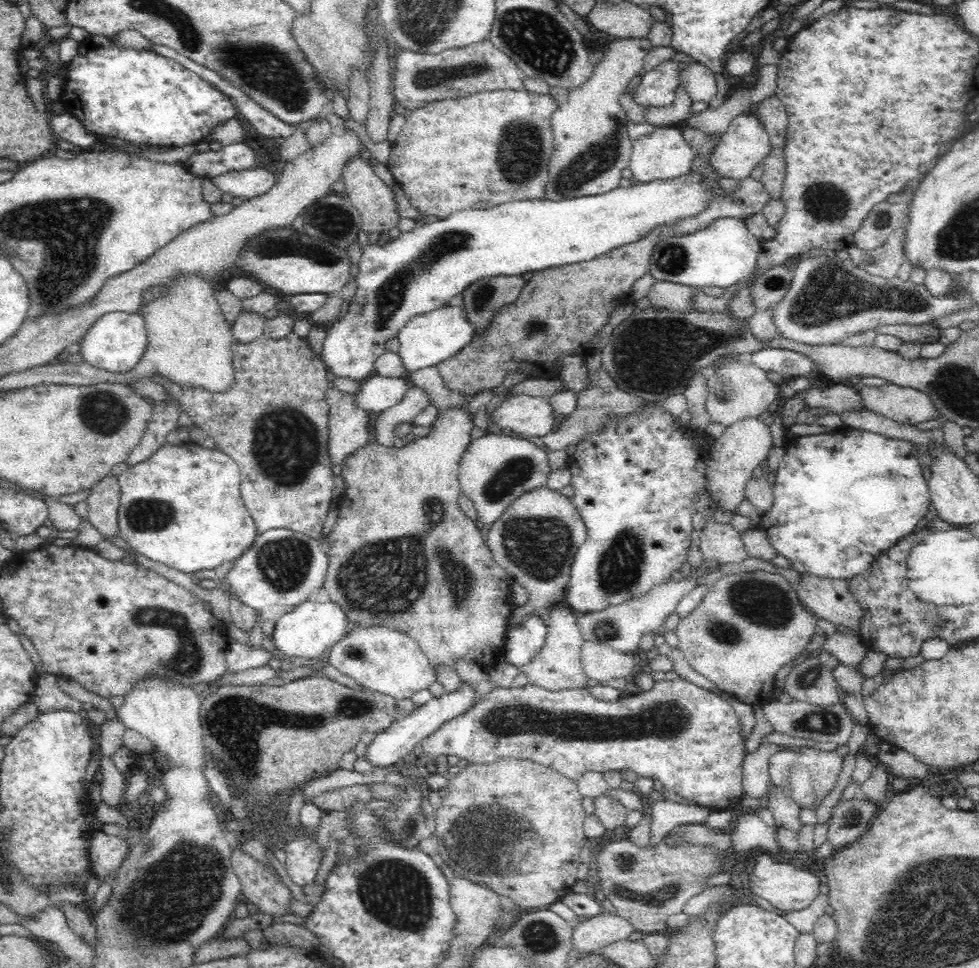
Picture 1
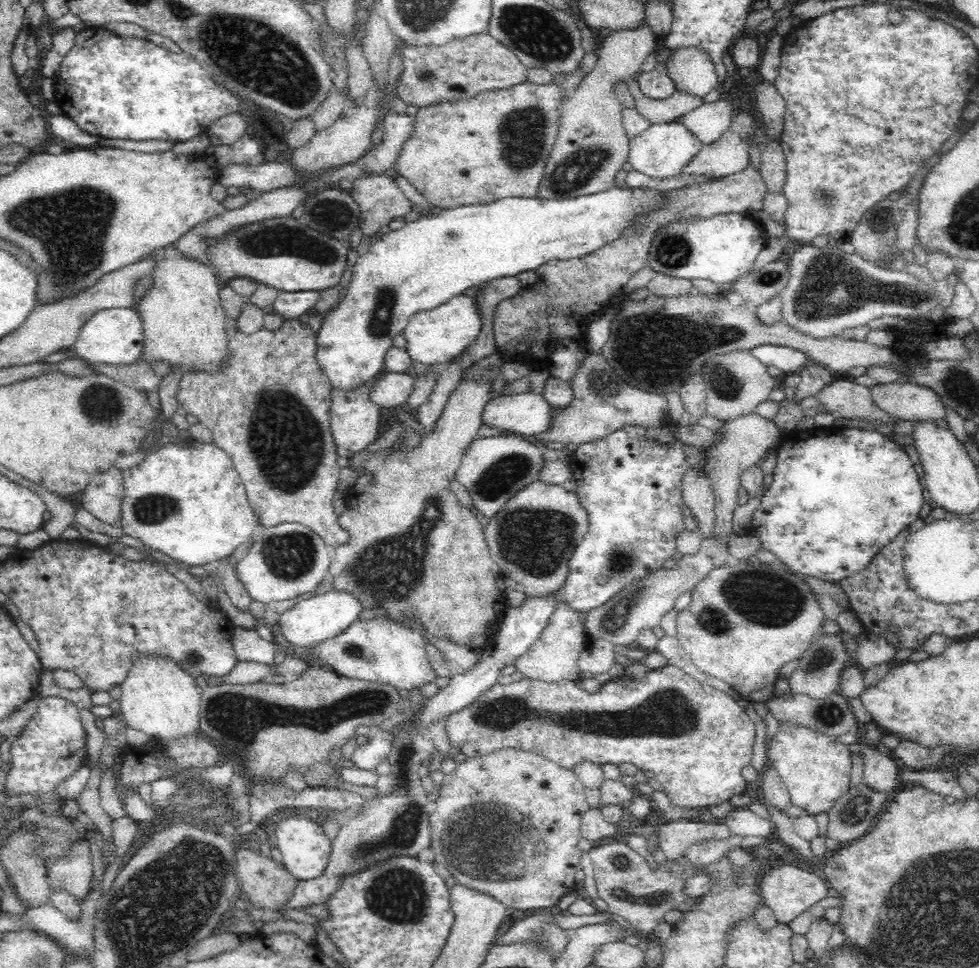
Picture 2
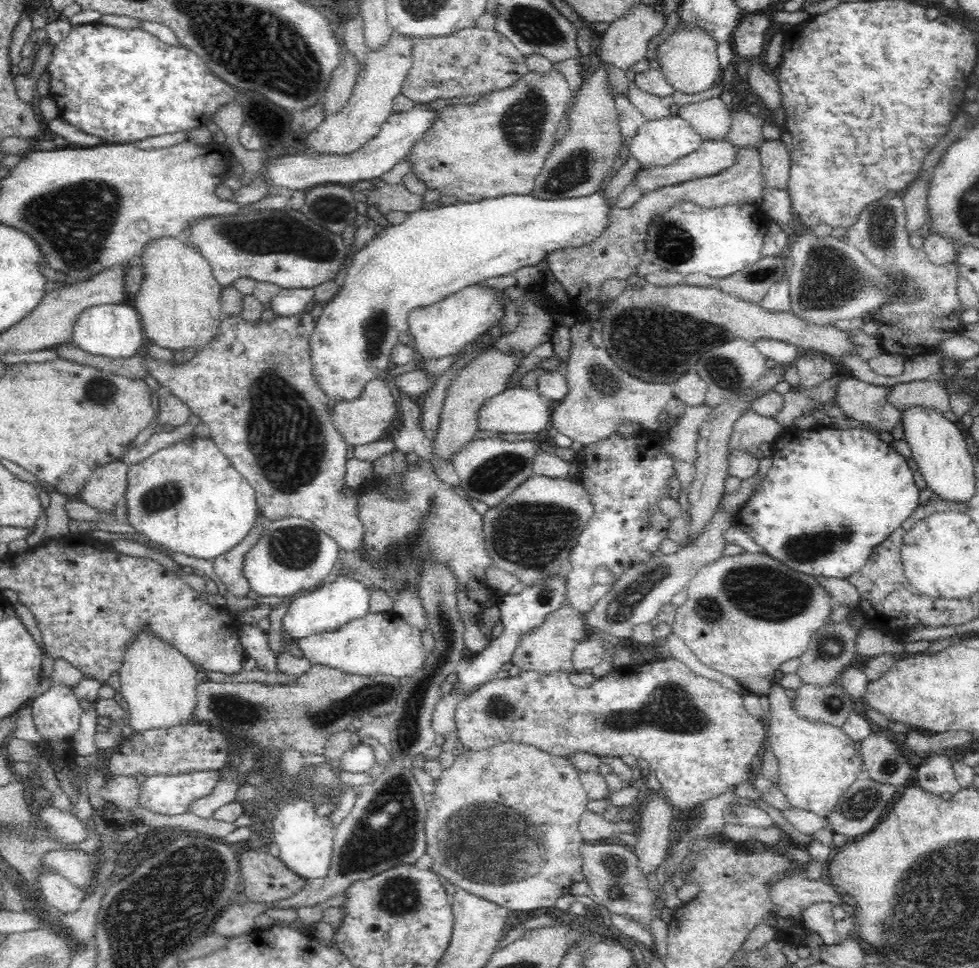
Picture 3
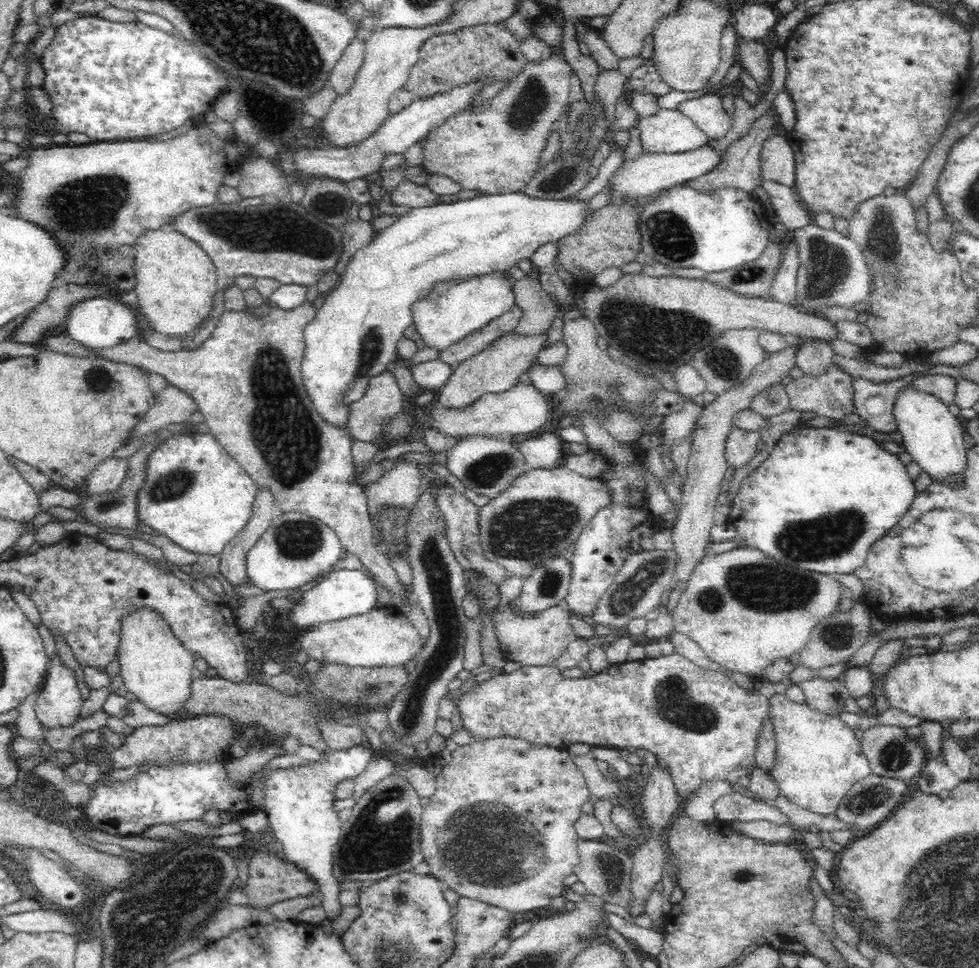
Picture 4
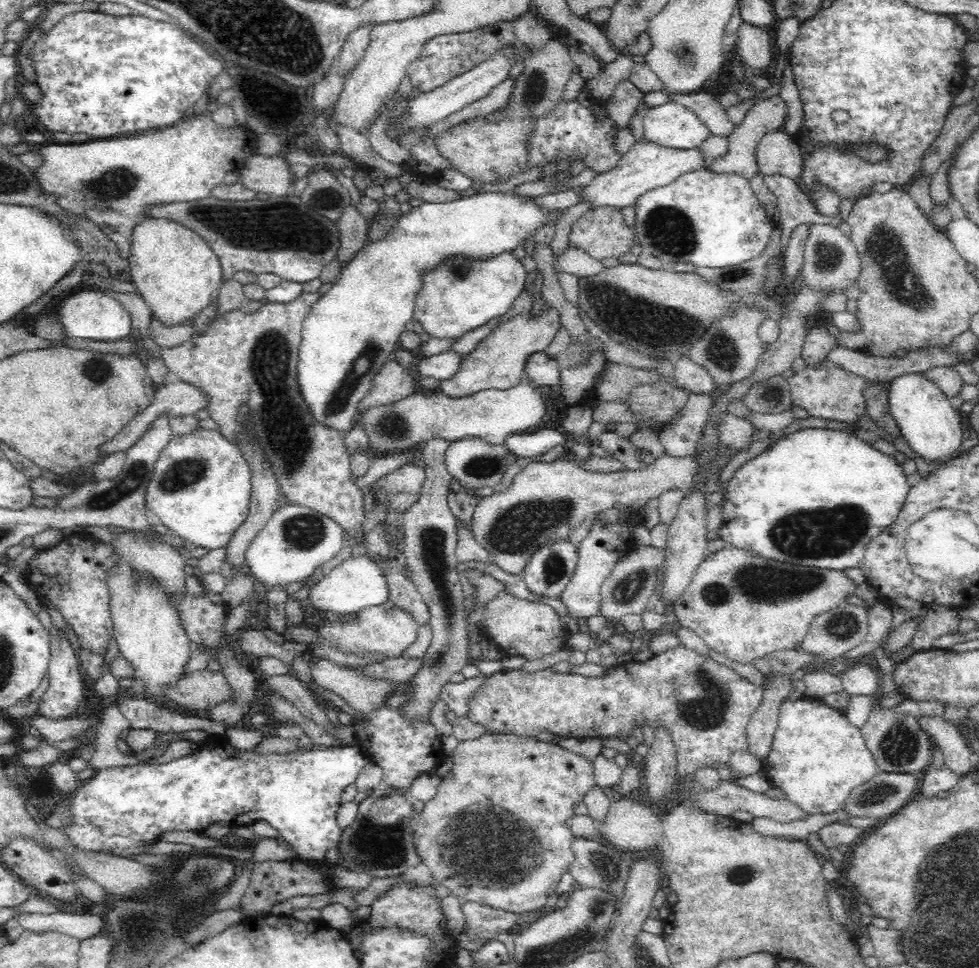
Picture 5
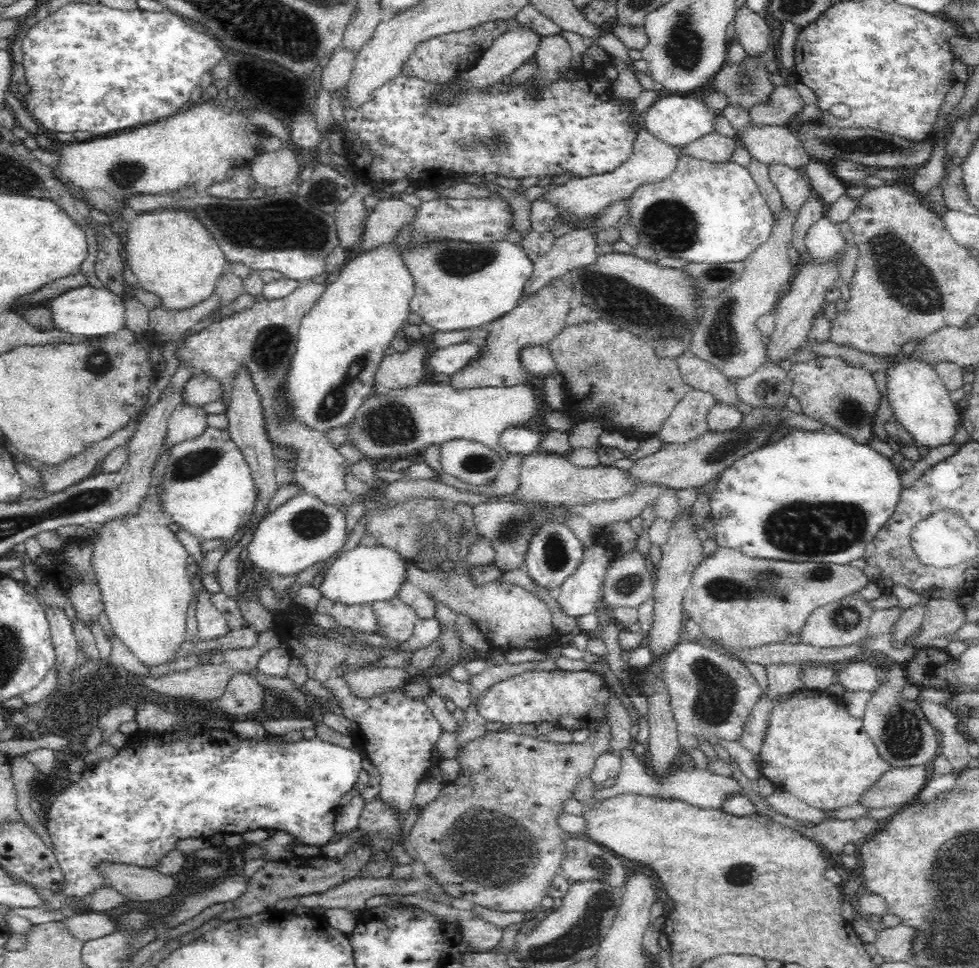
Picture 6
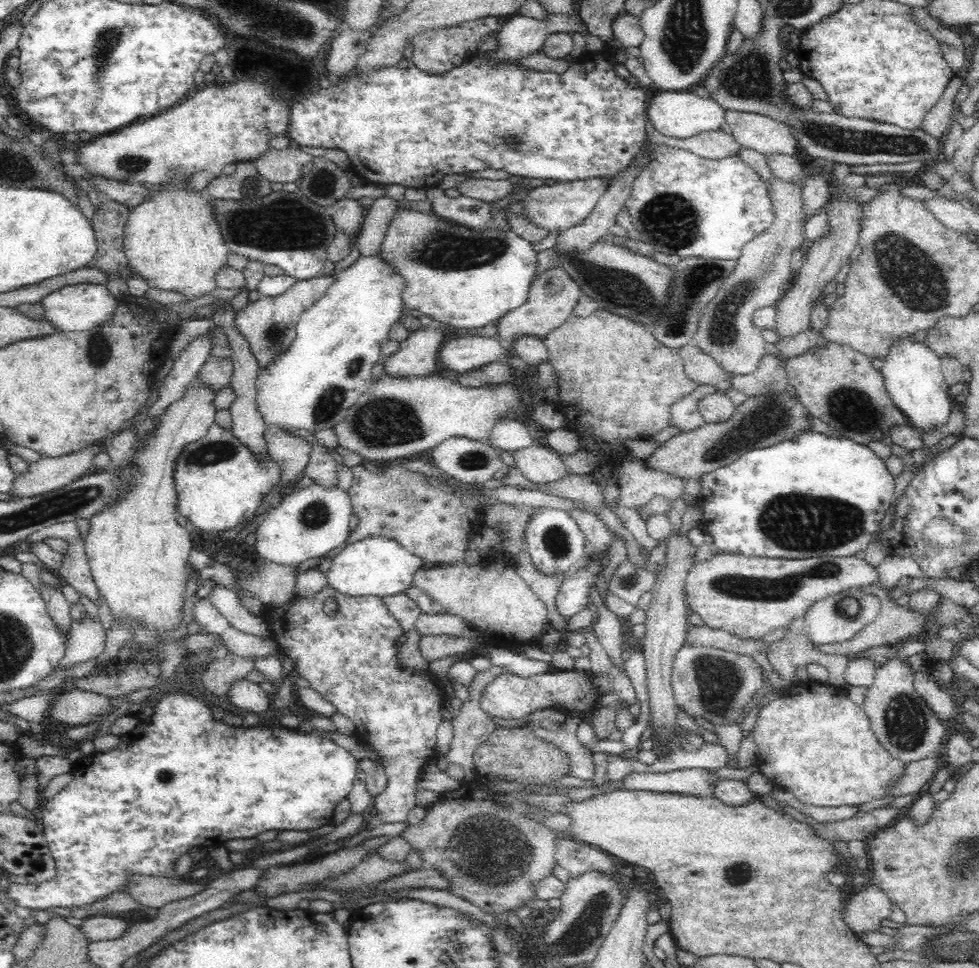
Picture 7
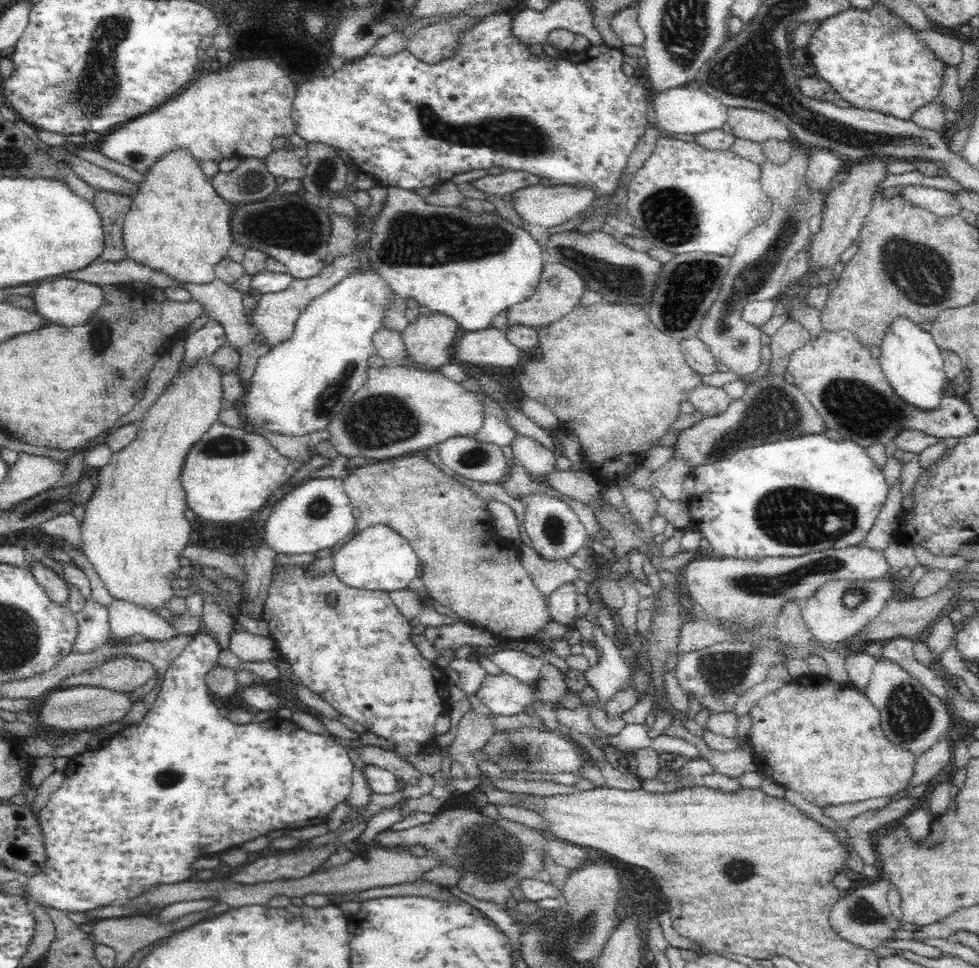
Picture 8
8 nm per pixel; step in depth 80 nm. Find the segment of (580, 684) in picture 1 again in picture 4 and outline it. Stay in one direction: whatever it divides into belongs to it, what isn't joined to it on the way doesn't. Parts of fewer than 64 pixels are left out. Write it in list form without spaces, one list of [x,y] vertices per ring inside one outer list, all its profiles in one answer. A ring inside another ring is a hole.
[[[512,603],[500,604],[490,612],[490,620],[496,630],[496,638],[503,651],[510,652],[510,660],[520,663],[520,666],[546,666],[550,661],[560,656],[570,642],[578,640],[568,619],[568,608],[563,605],[556,605],[545,608],[541,611],[522,611],[520,607],[514,607]]]

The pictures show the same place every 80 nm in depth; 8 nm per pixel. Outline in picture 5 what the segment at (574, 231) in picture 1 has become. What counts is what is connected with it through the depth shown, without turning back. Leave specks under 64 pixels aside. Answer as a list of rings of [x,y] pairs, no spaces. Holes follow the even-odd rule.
[[[486,193],[486,194],[476,194],[476,196],[464,197],[460,200],[453,201],[423,201],[422,204],[416,206],[406,214],[392,230],[390,234],[382,240],[382,242],[374,242],[374,244],[367,244],[364,248],[360,249],[348,262],[346,266],[340,271],[336,280],[333,282],[332,288],[322,296],[322,298],[316,301],[316,304],[311,308],[308,316],[304,319],[301,324],[301,341],[299,344],[299,359],[296,365],[296,382],[297,388],[299,388],[299,395],[301,399],[305,402],[307,410],[309,410],[309,418],[319,424],[320,426],[325,426],[326,428],[340,431],[348,432],[356,421],[358,404],[362,402],[363,398],[366,398],[370,387],[372,386],[372,380],[378,374],[381,364],[384,361],[392,357],[393,350],[395,346],[398,345],[399,336],[404,330],[405,325],[413,318],[413,308],[415,305],[415,300],[417,298],[417,293],[420,292],[422,288],[421,280],[417,272],[420,269],[425,269],[426,267],[435,267],[444,257],[456,253],[456,255],[472,255],[472,257],[483,257],[488,255],[493,255],[494,253],[499,253],[504,249],[512,251],[516,246],[525,246],[538,232],[539,228],[542,228],[548,220],[551,220],[555,225],[558,224],[560,216],[564,214],[564,210],[548,211],[547,209],[542,209],[538,207],[534,201],[528,200],[527,197],[521,195],[513,195],[511,193]]]

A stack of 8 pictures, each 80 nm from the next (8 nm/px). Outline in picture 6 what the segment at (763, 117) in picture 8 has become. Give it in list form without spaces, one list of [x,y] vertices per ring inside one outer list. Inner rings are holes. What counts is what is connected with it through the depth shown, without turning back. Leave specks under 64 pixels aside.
[[[731,104],[727,105],[721,114],[732,125],[735,132],[734,137],[737,138],[744,151],[759,162],[767,166],[778,162],[779,164],[786,164],[793,168],[804,170],[811,159],[806,155],[801,142],[797,139],[797,135],[790,132],[785,124],[762,125],[762,123],[756,123],[756,121],[752,121],[752,117],[750,117],[750,113],[747,110],[740,108],[740,106],[732,106]]]

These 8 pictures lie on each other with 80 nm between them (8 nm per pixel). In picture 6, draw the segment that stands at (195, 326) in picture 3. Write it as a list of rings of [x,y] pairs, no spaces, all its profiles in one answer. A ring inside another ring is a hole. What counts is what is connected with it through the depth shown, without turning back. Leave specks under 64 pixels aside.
[[[170,205],[130,214],[125,231],[126,262],[139,286],[160,298],[162,308],[200,304],[215,291],[217,278],[227,271],[224,251],[192,207]]]

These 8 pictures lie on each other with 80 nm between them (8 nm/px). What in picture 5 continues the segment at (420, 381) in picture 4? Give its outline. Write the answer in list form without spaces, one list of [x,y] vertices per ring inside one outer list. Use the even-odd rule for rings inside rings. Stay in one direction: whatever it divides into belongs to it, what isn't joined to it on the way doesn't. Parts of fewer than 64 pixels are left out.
[[[449,348],[446,352],[432,354],[432,356],[427,358],[420,358],[416,362],[417,374],[422,377],[432,377],[440,381],[452,378],[460,368],[464,357],[464,353]]]

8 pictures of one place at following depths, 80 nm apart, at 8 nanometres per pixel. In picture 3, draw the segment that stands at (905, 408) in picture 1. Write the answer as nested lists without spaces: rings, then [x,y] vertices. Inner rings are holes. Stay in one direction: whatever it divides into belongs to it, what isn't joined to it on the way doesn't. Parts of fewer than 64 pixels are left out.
[[[933,376],[928,380],[913,380],[895,384],[888,397],[896,409],[902,410],[910,403],[932,405],[932,407],[940,409],[942,413],[948,412],[948,416],[952,416],[952,420],[954,420],[954,414],[950,411],[948,385],[944,381],[940,381],[938,377]]]

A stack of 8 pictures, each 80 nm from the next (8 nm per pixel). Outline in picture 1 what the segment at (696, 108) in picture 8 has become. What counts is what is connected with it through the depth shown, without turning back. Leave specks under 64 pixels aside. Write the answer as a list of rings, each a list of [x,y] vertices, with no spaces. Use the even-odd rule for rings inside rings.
[[[681,124],[655,127],[652,132],[631,142],[632,156],[628,168],[638,185],[679,178],[691,172],[690,164],[697,156],[698,150],[684,138],[683,129]]]

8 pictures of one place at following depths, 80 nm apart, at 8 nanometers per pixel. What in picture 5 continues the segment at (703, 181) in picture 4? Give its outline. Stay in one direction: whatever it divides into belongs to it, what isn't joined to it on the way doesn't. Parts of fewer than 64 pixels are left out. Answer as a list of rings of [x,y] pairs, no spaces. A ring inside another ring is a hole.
[[[774,94],[774,96],[770,96],[769,98],[763,99],[758,102],[758,104],[754,104],[748,113],[746,114],[742,124],[739,124],[732,131],[732,134],[728,137],[729,140],[729,150],[728,153],[719,160],[716,160],[710,164],[710,169],[714,169],[714,171],[736,171],[738,173],[742,173],[746,179],[749,178],[758,170],[757,162],[756,162],[756,144],[760,142],[760,137],[766,132],[770,132],[776,129],[782,129],[784,127],[784,123],[786,122],[786,118],[788,118],[788,102],[780,96],[780,94]]]

